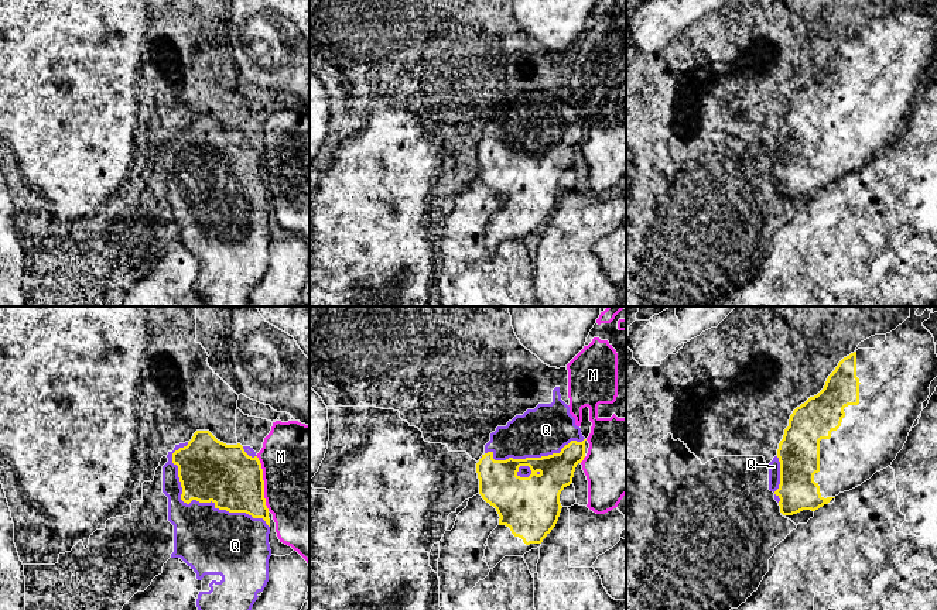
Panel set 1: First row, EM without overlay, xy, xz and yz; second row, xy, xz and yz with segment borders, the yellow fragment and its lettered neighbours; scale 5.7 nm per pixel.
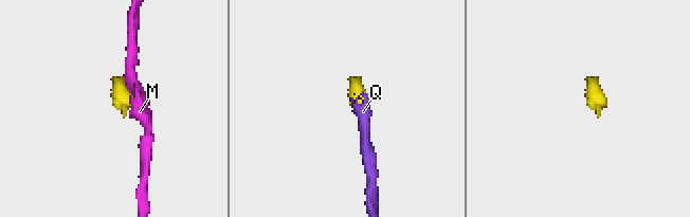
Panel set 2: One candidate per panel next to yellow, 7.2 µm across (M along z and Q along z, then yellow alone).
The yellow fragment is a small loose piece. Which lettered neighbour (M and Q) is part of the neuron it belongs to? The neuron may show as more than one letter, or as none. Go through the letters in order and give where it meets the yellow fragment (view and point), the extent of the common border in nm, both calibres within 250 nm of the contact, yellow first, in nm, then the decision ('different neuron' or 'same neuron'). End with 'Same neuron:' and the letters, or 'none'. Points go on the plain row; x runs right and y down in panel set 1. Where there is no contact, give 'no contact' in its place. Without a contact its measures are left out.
M: xy (263, 167) | 320 nm | 340/500 nm | different neuron
Q: xy (204, 185) | 700 nm | 360/380 nm | same neuron
Same neuron: Q

